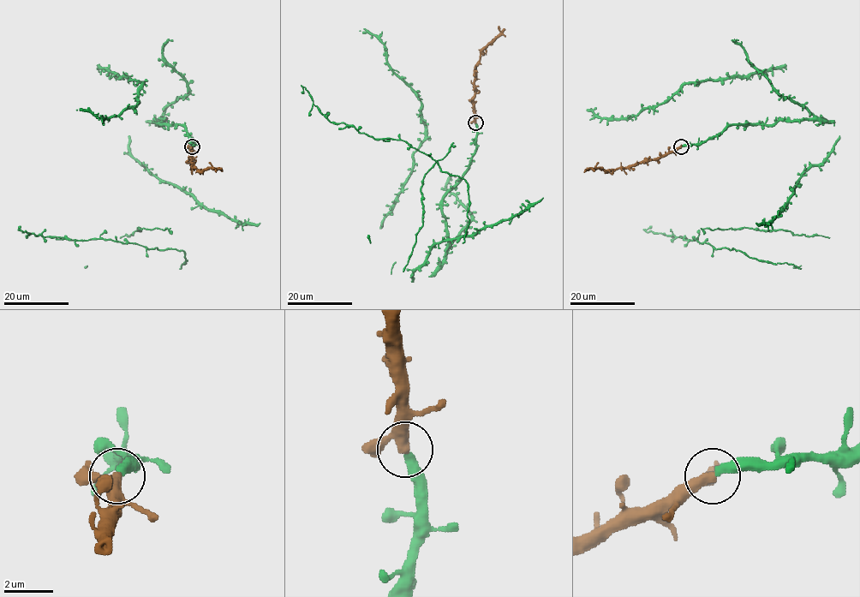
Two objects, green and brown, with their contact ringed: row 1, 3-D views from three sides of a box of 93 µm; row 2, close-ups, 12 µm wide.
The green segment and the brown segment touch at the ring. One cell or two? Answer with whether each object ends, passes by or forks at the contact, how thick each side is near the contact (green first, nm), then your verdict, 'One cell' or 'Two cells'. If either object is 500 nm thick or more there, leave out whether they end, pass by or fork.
At the ring green ends. At the ring brown passes by. Thickness 360 nm (green) against 360 nm. One cell

